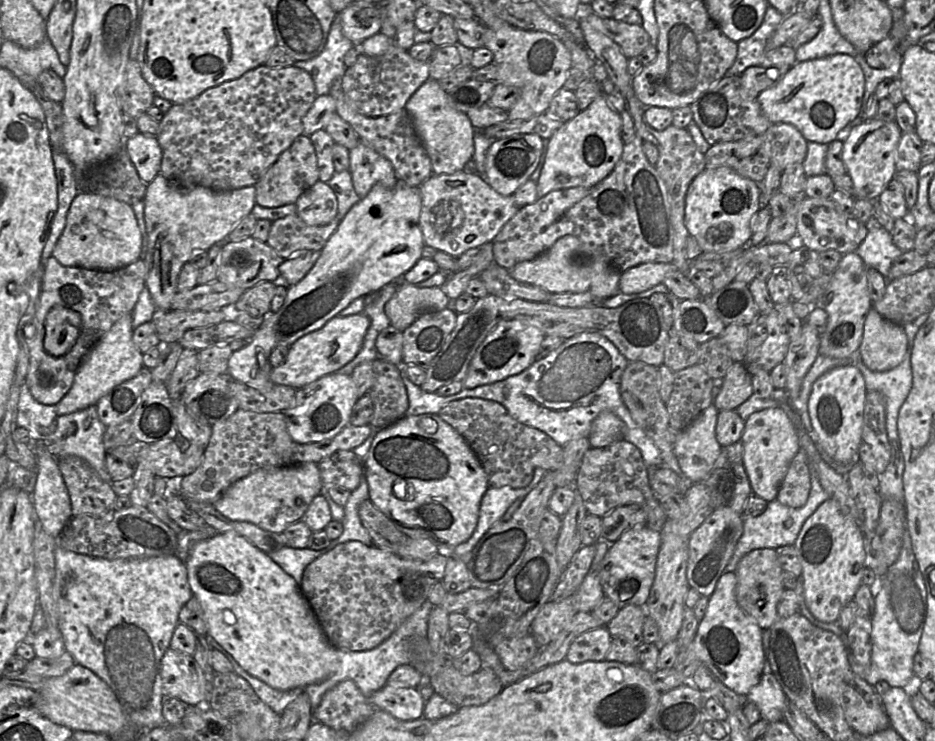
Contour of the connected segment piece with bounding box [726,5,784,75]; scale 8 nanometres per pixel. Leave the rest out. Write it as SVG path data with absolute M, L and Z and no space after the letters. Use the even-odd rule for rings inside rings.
M768 5L763 21L756 31L737 43L737 56L726 75L741 75L751 66L772 66L765 60L766 45L784 16Z

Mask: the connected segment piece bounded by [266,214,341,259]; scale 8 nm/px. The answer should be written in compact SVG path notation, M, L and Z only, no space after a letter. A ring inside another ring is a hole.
M297 214L275 220L266 243L283 259L301 250L321 251L341 220L333 219L323 226L307 225Z

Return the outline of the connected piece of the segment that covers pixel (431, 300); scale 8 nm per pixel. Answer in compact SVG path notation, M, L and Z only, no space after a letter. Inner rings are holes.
M402 281L385 305L390 325L403 332L425 311L440 311L451 304L451 299L440 287L420 287Z

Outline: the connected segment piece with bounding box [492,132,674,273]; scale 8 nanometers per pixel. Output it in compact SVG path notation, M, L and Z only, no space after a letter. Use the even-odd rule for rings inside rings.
M635 132L634 137L623 145L621 157L610 174L594 186L553 190L534 203L520 207L492 241L494 262L509 270L519 262L541 255L562 236L573 235L581 243L581 251L575 260L582 264L591 260L604 260L614 270L623 273L641 263L671 263L674 228L668 190L655 167L644 155L642 142Z

